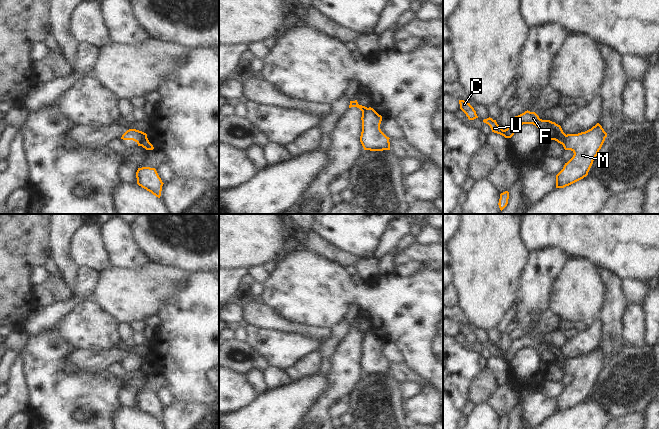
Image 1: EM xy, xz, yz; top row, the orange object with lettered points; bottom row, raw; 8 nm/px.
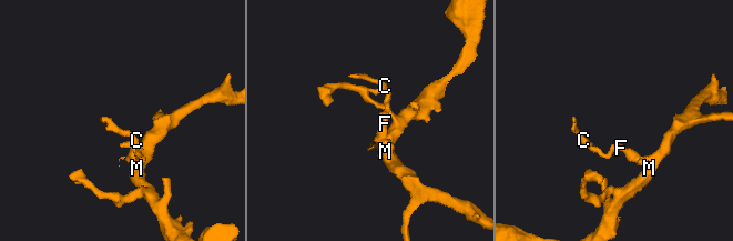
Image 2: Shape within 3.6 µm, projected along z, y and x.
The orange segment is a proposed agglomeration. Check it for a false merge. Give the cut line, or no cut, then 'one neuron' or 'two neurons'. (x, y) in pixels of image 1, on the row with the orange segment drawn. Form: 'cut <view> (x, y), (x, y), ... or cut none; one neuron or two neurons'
cut xy (146, 136), (140, 145); two neurons

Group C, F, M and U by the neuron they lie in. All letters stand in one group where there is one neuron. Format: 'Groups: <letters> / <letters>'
Groups: C F U / M

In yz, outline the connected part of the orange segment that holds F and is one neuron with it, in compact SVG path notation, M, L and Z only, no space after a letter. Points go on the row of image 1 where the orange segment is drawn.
M525 111L524 113L512 118L510 125L503 130L492 118L483 120L484 123L488 124L492 132L500 134L505 138L511 138L517 128L523 124L533 124L541 132L542 136L548 140L555 140L562 144L565 140L566 134L563 132L560 125L550 120L542 120L535 112Z

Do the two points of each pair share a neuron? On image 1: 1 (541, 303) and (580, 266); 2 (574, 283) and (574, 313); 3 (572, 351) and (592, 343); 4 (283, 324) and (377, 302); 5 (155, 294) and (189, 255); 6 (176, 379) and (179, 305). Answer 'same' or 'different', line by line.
1: different
2: same
3: same
4: different
5: different
6: same

